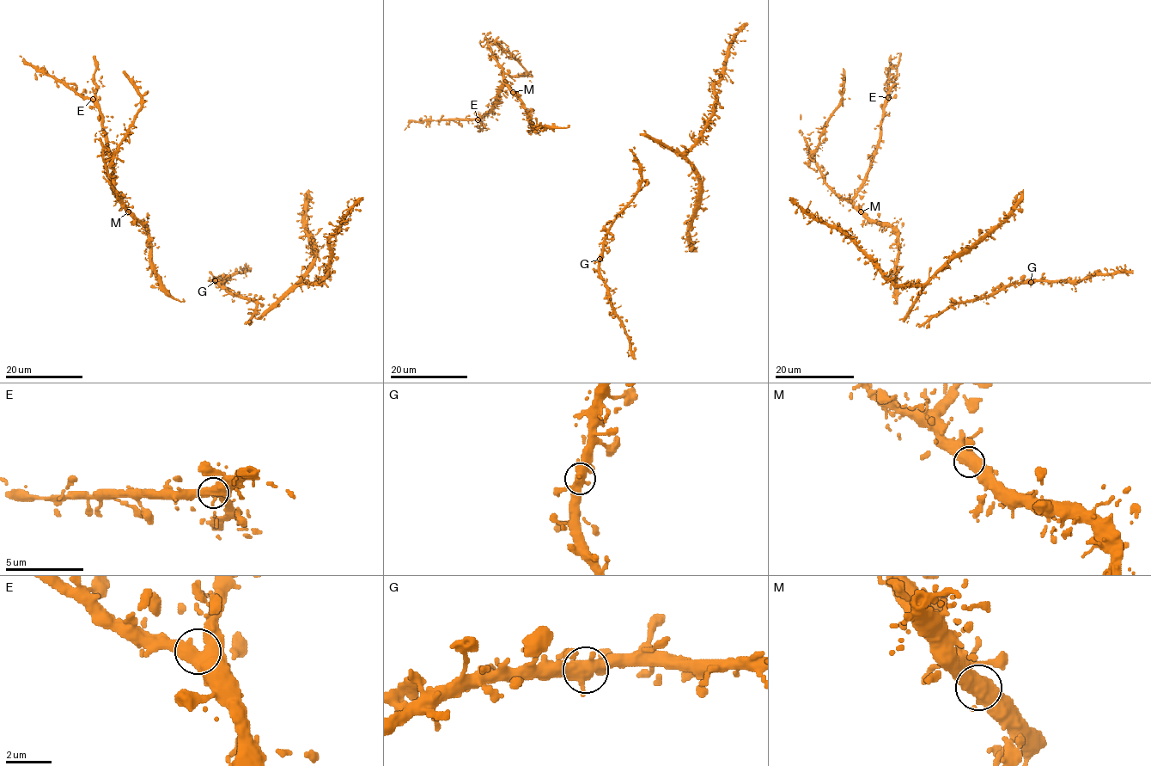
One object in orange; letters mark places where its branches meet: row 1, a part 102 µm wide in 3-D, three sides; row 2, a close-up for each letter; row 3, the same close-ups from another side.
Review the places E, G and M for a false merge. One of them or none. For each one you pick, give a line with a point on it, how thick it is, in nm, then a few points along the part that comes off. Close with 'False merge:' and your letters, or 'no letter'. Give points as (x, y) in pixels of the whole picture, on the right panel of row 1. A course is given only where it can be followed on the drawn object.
False merge: no letter

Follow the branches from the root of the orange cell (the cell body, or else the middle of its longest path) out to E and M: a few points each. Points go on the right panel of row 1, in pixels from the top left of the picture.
E: (897, 292), (898, 235), (891, 228), (868, 219), (854, 205), (879, 138), (884, 101), (888, 97)
M: (897, 292), (898, 235), (891, 228), (873, 222), (861, 211)

